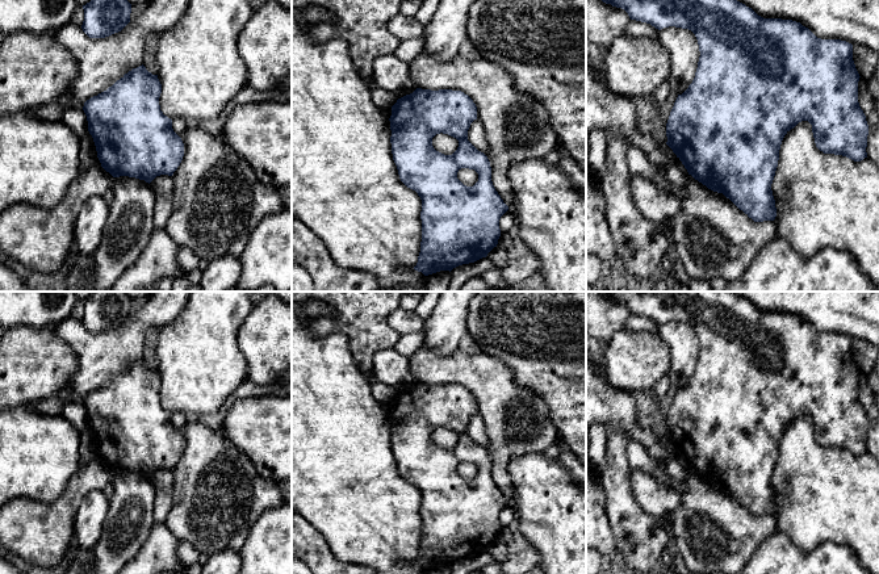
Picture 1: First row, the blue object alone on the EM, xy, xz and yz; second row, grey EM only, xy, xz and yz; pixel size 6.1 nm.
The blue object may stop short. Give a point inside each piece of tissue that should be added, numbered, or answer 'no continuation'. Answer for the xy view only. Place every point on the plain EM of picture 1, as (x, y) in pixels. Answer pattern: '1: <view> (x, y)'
no continuation

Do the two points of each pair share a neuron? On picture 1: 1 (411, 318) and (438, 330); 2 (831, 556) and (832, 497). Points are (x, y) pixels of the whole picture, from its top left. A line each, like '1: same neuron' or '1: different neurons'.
1: different neurons
2: different neurons

